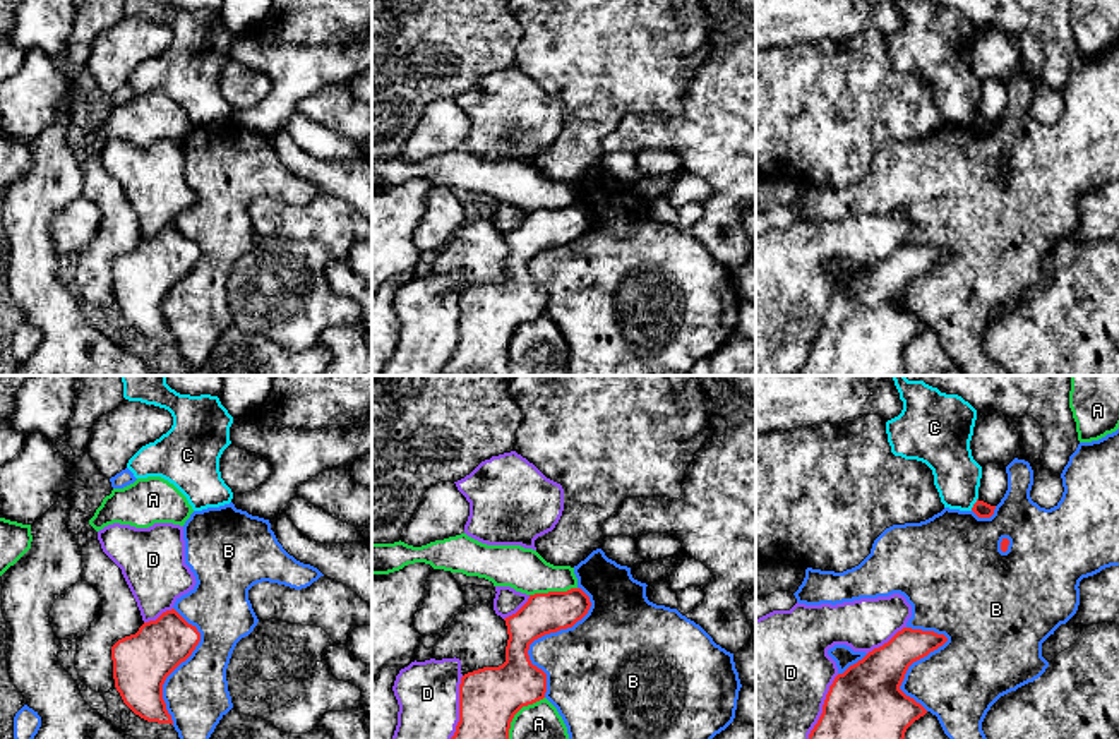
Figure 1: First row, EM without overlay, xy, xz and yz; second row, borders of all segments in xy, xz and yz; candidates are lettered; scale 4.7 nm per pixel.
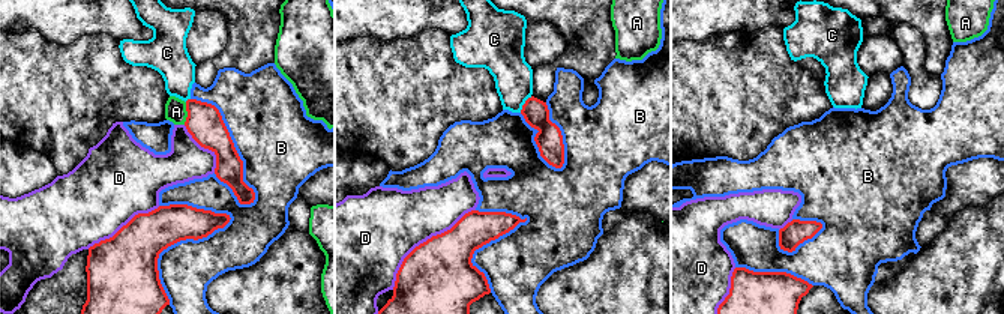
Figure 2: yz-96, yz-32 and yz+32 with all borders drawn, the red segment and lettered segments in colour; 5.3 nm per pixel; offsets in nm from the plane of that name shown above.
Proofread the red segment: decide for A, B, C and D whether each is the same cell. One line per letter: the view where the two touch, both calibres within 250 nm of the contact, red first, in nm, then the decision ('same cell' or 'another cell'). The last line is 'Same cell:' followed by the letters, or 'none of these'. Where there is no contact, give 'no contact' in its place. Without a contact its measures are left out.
A: contact in xz; calibres 300 and 280 nm; another cell
B: contact in xz; calibres 220 and 400 nm; another cell
C: contact in yz; calibres 80 and 220 nm; another cell
D: contact in yz; calibres 460 and 480 nm; another cell
Same cell: none of these

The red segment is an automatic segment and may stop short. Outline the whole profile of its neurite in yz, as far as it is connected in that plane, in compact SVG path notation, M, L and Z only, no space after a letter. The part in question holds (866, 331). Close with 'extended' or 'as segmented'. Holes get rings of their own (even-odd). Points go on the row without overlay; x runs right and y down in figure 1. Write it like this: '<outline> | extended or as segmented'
M903 243L838 290L797 376L905 376L905 348L927 326L900 302L908 283L948 257Z | as segmented

